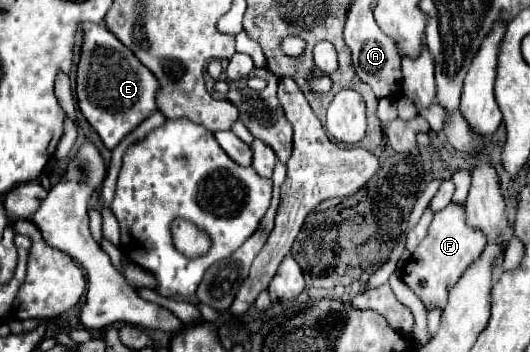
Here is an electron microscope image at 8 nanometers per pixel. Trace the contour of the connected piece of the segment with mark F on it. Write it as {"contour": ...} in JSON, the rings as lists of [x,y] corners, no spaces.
{"contour":[[[451,202],[445,210],[435,214],[427,236],[421,240],[421,244],[415,248],[415,256],[403,268],[403,282],[415,294],[419,294],[427,306],[445,302],[457,278],[461,278],[461,274],[469,268],[469,264],[473,264],[477,256],[481,256],[485,244],[487,244],[485,234],[467,224],[465,206]]]}

